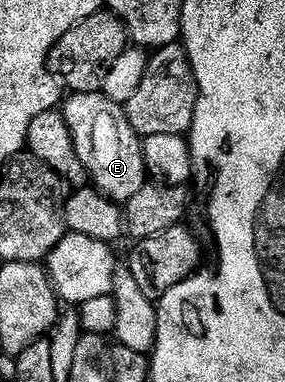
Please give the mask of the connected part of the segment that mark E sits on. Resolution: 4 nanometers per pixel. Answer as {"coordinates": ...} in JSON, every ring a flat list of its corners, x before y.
{"coordinates":[[101,91,98,93,71,93,68,98,68,101,66,98,62,102,61,112,71,132,75,150,83,160,84,167,87,168,90,184,100,196,107,197,108,200,119,205,125,205,149,181,149,172,143,153,143,139,128,119,126,108,106,97]]}

